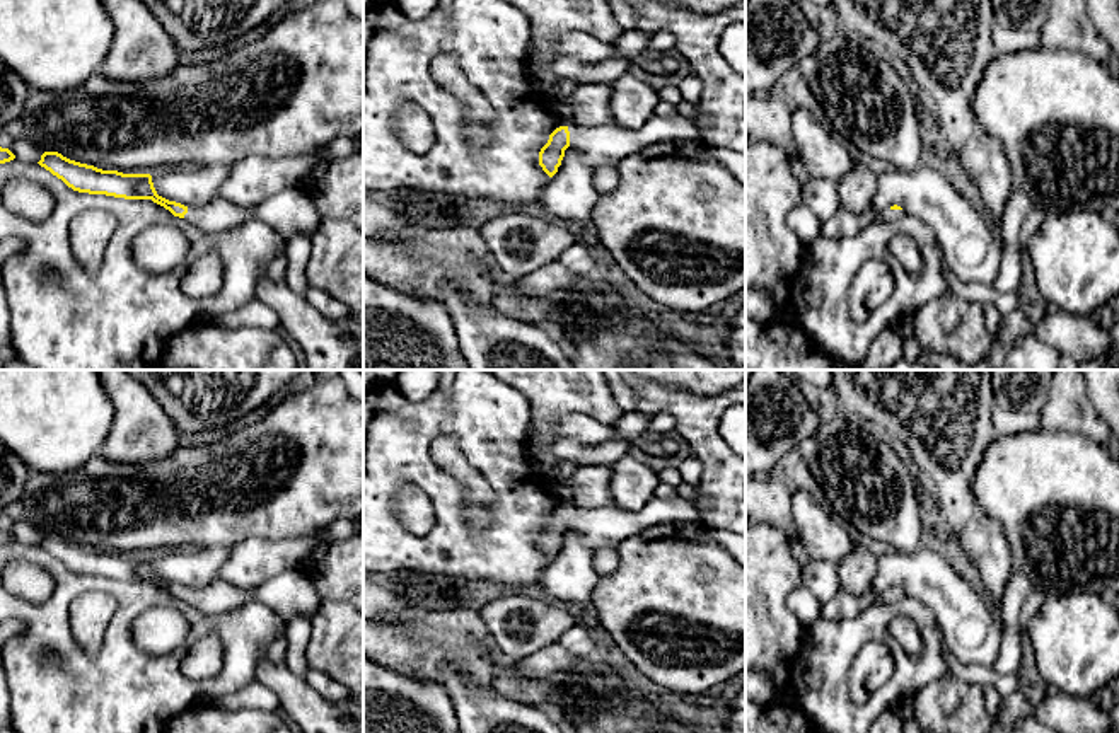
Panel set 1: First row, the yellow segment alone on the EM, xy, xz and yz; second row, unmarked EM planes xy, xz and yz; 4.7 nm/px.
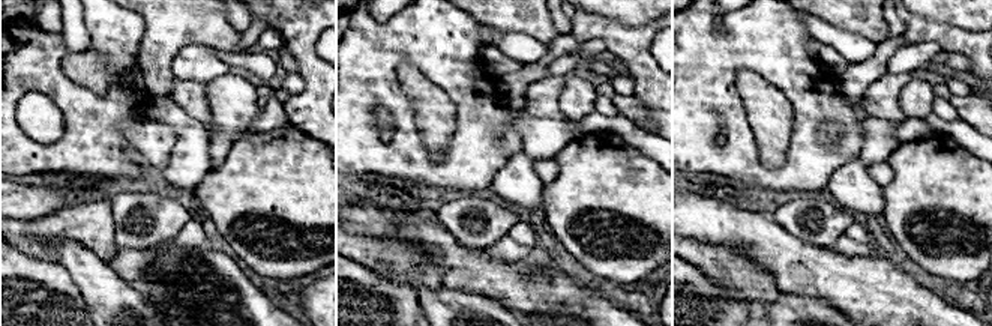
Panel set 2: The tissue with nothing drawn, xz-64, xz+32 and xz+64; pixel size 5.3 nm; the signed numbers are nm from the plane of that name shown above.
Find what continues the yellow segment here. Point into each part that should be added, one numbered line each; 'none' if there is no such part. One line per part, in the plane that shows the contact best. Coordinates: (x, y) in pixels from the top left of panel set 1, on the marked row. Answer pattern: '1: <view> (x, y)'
1: xz (599, 145)

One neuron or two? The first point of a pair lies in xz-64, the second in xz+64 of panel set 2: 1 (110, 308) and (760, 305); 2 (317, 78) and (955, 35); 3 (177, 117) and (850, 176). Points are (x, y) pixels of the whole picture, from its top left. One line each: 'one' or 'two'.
1: two
2: one
3: one

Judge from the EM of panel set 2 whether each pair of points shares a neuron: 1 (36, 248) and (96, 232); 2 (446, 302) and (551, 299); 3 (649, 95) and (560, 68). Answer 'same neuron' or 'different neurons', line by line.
1: same neuron
2: different neurons
3: different neurons

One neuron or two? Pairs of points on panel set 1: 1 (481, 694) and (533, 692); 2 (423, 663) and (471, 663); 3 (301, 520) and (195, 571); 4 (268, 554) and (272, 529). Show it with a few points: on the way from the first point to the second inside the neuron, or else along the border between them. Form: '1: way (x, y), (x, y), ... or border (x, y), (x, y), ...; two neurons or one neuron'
1: border (487, 682), (497, 694), (527, 703), (533, 708); two neurons
2: way (435, 653), (459, 653); one neuron
3: border (229, 548), (205, 546), (193, 549); two neurons
4: border (309, 534), (282, 539), (246, 537), (231, 549); two neurons

